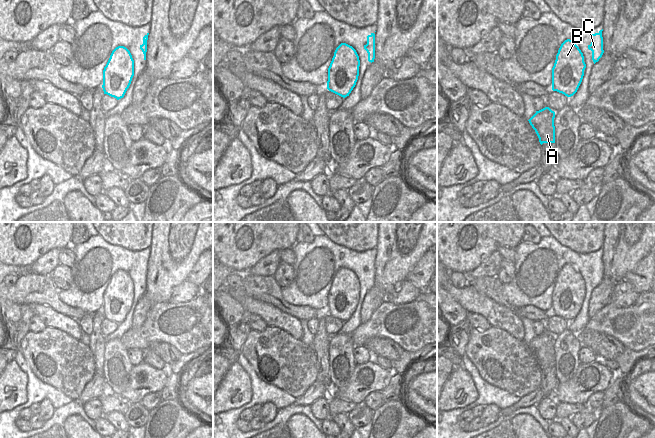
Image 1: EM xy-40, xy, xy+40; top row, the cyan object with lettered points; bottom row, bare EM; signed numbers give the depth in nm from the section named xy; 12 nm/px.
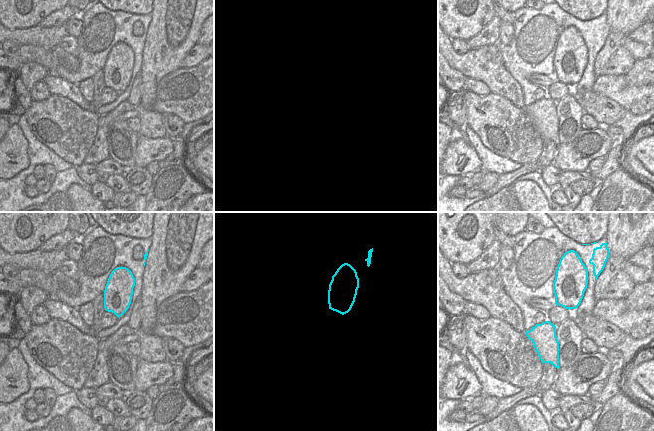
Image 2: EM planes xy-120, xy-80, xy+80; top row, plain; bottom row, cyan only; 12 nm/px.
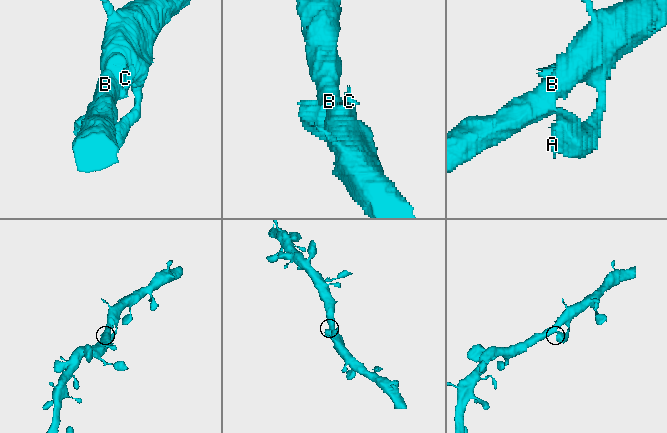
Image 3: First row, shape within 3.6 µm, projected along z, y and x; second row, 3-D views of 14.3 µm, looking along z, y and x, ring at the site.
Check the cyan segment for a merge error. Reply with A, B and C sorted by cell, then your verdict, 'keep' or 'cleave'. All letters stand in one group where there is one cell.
A B C | keep

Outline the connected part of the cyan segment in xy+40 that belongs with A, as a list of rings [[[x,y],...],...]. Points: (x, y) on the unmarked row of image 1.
[[[545,331],[536,337],[528,344],[532,352],[535,354],[539,366],[555,367],[555,336],[549,331]]]

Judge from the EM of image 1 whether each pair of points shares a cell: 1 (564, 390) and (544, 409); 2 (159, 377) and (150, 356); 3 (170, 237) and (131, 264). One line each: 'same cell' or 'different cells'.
1: different cells
2: different cells
3: different cells

